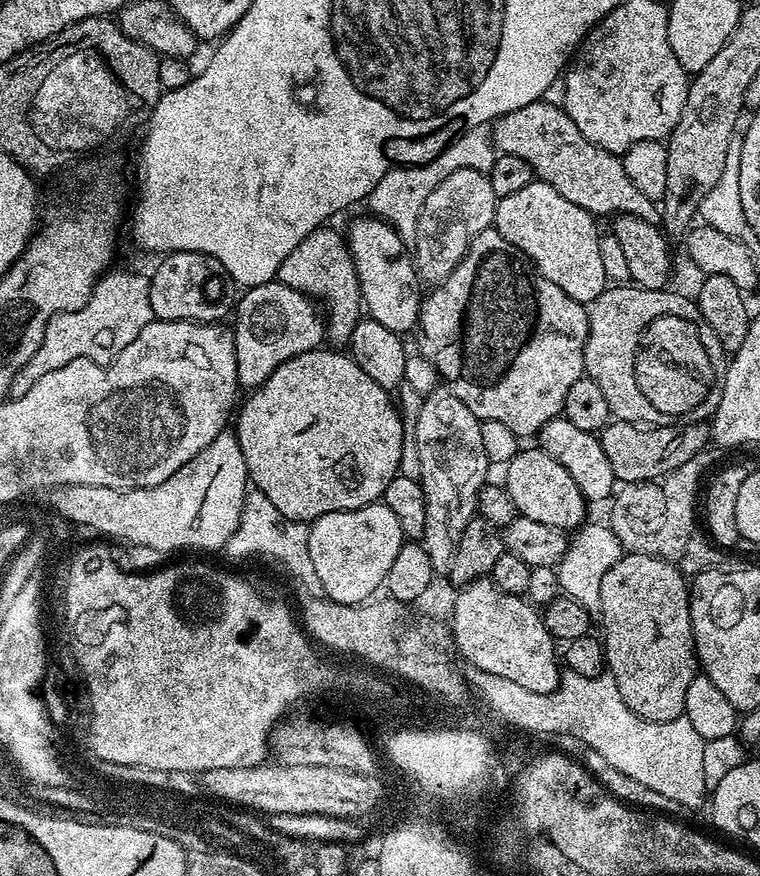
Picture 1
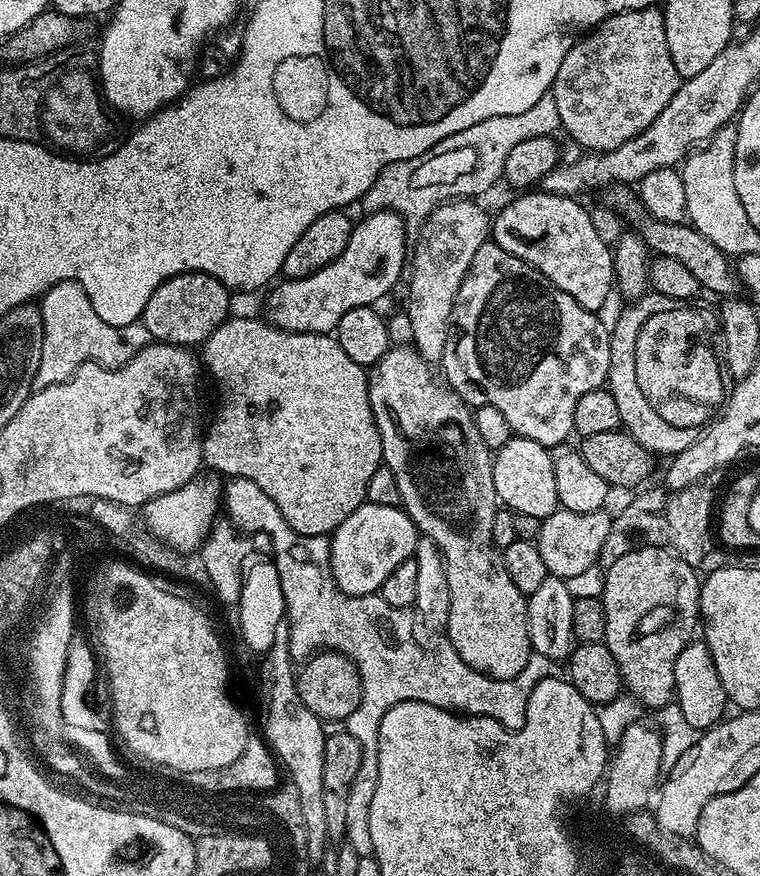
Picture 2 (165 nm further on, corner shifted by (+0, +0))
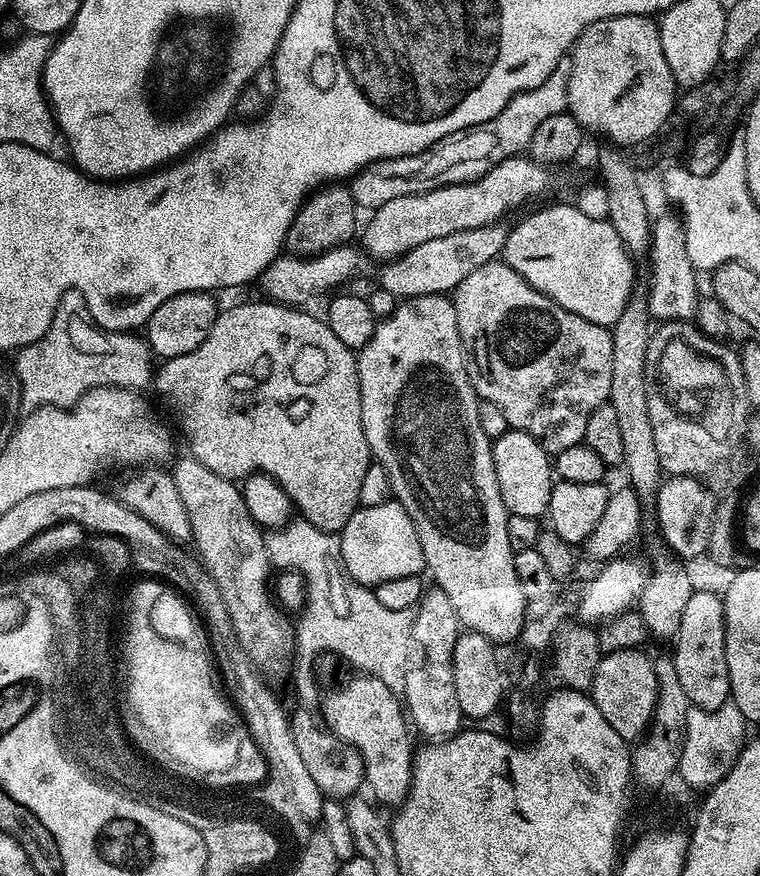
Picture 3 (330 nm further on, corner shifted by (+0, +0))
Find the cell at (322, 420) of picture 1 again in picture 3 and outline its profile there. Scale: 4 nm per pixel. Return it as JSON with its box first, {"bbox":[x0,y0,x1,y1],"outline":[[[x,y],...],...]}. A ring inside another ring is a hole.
{"bbox":[154,302,374,534],"outline":[[[263,302],[263,303],[264,303],[264,304],[236,304],[236,305],[234,305],[234,306],[233,306],[233,308],[228,308],[228,309],[226,309],[226,310],[225,310],[225,312],[224,312],[224,309],[223,309],[223,311],[221,311],[221,312],[220,312],[220,313],[219,313],[219,315],[217,315],[217,317],[216,317],[216,321],[215,321],[215,322],[214,322],[214,326],[210,326],[210,334],[206,334],[206,342],[202,342],[202,346],[198,346],[198,350],[190,350],[190,354],[182,354],[182,355],[181,355],[181,356],[179,356],[179,357],[178,357],[178,358],[170,358],[170,359],[169,359],[169,360],[164,360],[164,361],[163,361],[163,363],[161,363],[161,365],[162,365],[162,366],[161,366],[161,368],[160,368],[160,365],[159,365],[159,367],[157,367],[157,368],[156,368],[156,369],[155,369],[155,372],[154,372],[154,388],[157,388],[157,390],[158,390],[158,391],[160,391],[160,396],[161,396],[161,398],[162,398],[162,399],[164,399],[164,400],[165,400],[165,402],[166,402],[166,403],[168,403],[168,404],[169,404],[169,406],[170,406],[170,407],[172,407],[172,412],[173,412],[173,414],[174,414],[174,415],[176,415],[176,420],[177,420],[177,422],[178,422],[178,423],[180,423],[180,428],[181,428],[181,430],[182,430],[182,431],[184,431],[184,436],[185,436],[185,438],[186,438],[186,439],[188,439],[188,448],[189,448],[189,450],[190,450],[190,451],[192,451],[192,452],[189,452],[189,453],[190,453],[190,456],[191,456],[191,459],[193,459],[193,460],[197,460],[197,461],[198,461],[198,462],[202,462],[202,466],[206,466],[206,470],[214,470],[214,474],[218,474],[218,475],[219,475],[219,476],[221,476],[221,477],[222,477],[222,478],[226,478],[226,479],[227,479],[227,480],[230,480],[230,481],[233,481],[233,482],[240,482],[240,481],[243,481],[243,479],[244,479],[244,477],[246,477],[246,476],[251,476],[251,475],[252,475],[252,473],[253,473],[253,472],[264,472],[264,473],[265,473],[265,474],[267,474],[267,475],[268,475],[268,476],[269,476],[269,477],[270,477],[270,478],[274,478],[274,479],[275,479],[275,480],[276,480],[276,481],[277,481],[277,482],[278,482],[278,486],[282,486],[282,490],[286,490],[286,494],[287,494],[287,495],[288,495],[288,496],[289,496],[289,497],[290,497],[290,498],[291,498],[291,499],[292,499],[292,502],[293,502],[293,505],[294,505],[294,506],[295,506],[295,509],[296,509],[296,510],[297,510],[297,511],[298,511],[298,512],[299,512],[299,515],[300,515],[300,516],[301,516],[301,517],[303,517],[303,519],[305,519],[305,520],[309,520],[309,521],[310,521],[310,522],[311,522],[311,523],[312,523],[312,524],[313,524],[313,525],[314,525],[314,526],[318,526],[318,530],[326,530],[326,531],[327,531],[327,532],[334,532],[334,533],[337,533],[337,534],[339,534],[339,533],[341,533],[341,532],[343,532],[343,530],[344,530],[344,527],[345,527],[345,526],[346,526],[346,522],[350,522],[350,518],[351,518],[351,517],[352,517],[352,515],[354,515],[354,514],[355,514],[355,512],[356,512],[356,510],[357,510],[357,508],[359,508],[359,507],[360,507],[360,499],[359,499],[359,498],[358,498],[358,490],[359,490],[359,488],[361,488],[361,487],[362,487],[362,477],[364,477],[364,476],[365,476],[365,475],[366,475],[366,470],[367,470],[367,469],[368,469],[368,468],[369,468],[369,466],[371,466],[371,465],[372,465],[372,464],[373,464],[373,463],[374,463],[374,457],[373,457],[373,455],[372,455],[372,451],[371,451],[371,450],[370,450],[370,446],[369,446],[369,445],[368,445],[368,443],[367,443],[367,442],[366,442],[366,434],[365,434],[365,433],[364,433],[364,427],[363,427],[363,426],[362,426],[362,394],[361,394],[361,393],[360,393],[360,383],[359,383],[359,382],[358,382],[358,370],[357,370],[357,369],[356,369],[356,358],[357,358],[357,353],[356,353],[356,352],[355,352],[355,351],[353,351],[353,349],[351,349],[351,348],[347,348],[347,347],[346,347],[346,346],[342,346],[342,341],[340,341],[340,339],[339,339],[339,338],[338,338],[338,337],[337,337],[337,336],[335,336],[335,334],[334,334],[334,330],[330,330],[330,326],[329,326],[329,325],[328,325],[328,322],[327,322],[327,319],[324,319],[324,318],[321,318],[321,317],[320,317],[320,320],[319,320],[319,318],[318,318],[318,317],[316,317],[316,316],[311,316],[311,314],[310,314],[310,313],[308,313],[308,312],[304,312],[304,311],[308,311],[308,310],[301,310],[301,309],[300,309],[300,308],[299,308],[299,307],[296,307],[296,306],[289,306],[289,305],[286,305],[286,304],[277,304],[277,303],[275,303],[275,302]]]}

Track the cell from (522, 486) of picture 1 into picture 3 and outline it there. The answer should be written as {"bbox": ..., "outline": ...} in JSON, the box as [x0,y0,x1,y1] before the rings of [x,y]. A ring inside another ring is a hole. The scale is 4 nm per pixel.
{"bbox":[492,430,554,518],"outline":[[[510,430],[492,441],[494,470],[498,478],[498,490],[506,510],[513,516],[540,518],[548,511],[554,483],[554,464],[549,453],[530,434]]]}

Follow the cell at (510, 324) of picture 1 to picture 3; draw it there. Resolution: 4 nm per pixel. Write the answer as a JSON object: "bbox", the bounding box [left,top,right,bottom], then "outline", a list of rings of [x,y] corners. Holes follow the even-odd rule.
{"bbox":[450,258,614,454],"outline":[[[500,258],[478,266],[478,270],[462,278],[450,299],[458,318],[458,334],[468,361],[470,382],[477,397],[494,402],[494,406],[501,408],[509,429],[530,434],[530,438],[537,440],[549,454],[584,443],[590,414],[608,403],[610,362],[614,358],[611,331],[558,306],[558,302],[534,290],[518,270]]]}

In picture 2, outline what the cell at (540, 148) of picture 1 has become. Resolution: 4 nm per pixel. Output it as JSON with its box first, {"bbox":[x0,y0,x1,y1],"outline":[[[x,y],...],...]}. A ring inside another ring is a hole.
{"bbox":[603,185,741,298],"outline":[[[611,185],[603,196],[603,207],[614,209],[620,219],[629,225],[636,224],[632,226],[646,242],[649,253],[674,258],[674,262],[682,262],[682,266],[686,266],[686,270],[690,270],[690,274],[698,278],[700,287],[705,293],[713,292],[714,295],[720,296],[719,298],[732,298],[739,293],[736,291],[741,291],[740,277],[736,275],[733,261],[725,252],[718,250],[718,246],[714,246],[714,242],[710,242],[706,234],[698,234],[698,230],[687,222],[667,224],[661,220],[655,220],[654,217],[648,215],[639,195],[629,185]]]}

